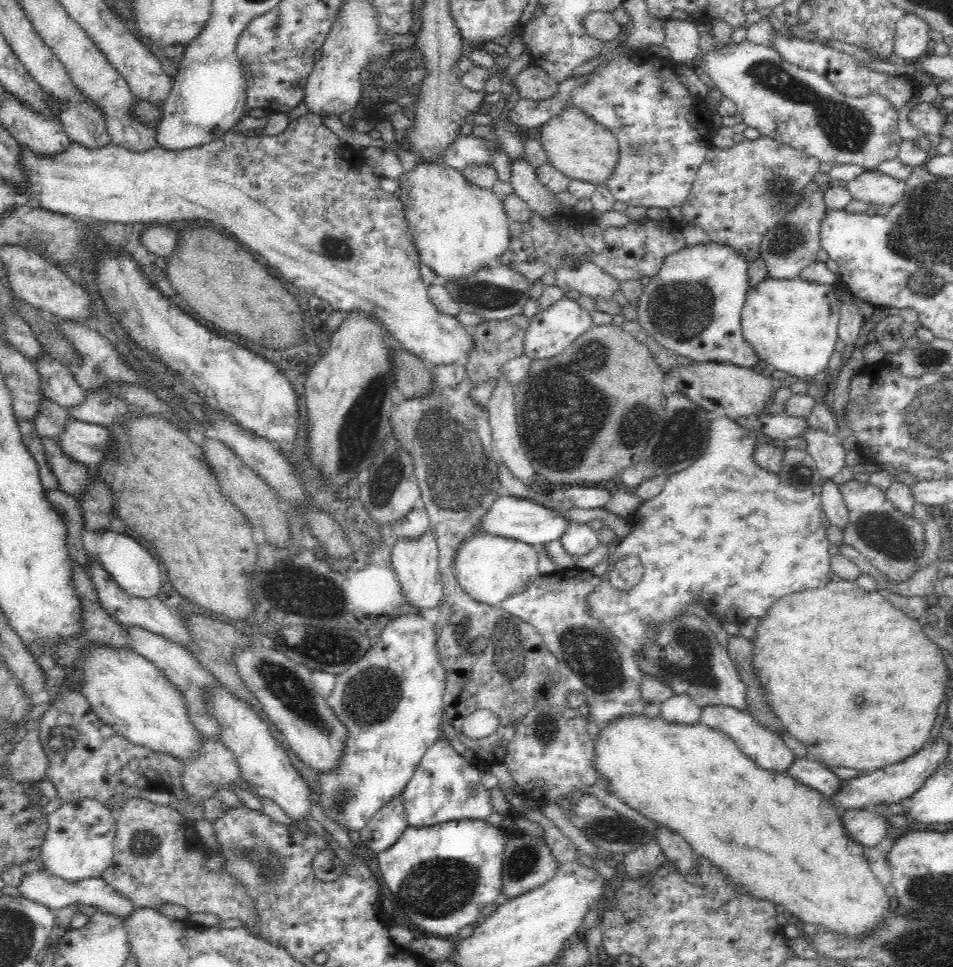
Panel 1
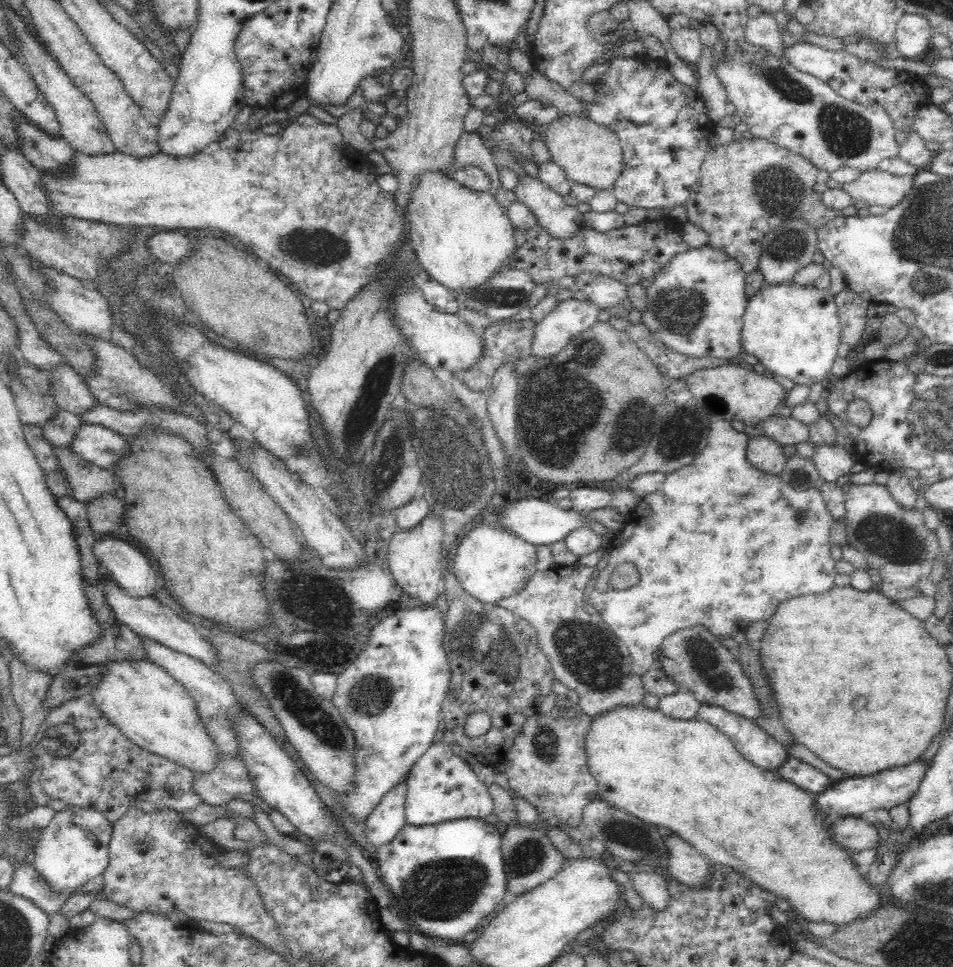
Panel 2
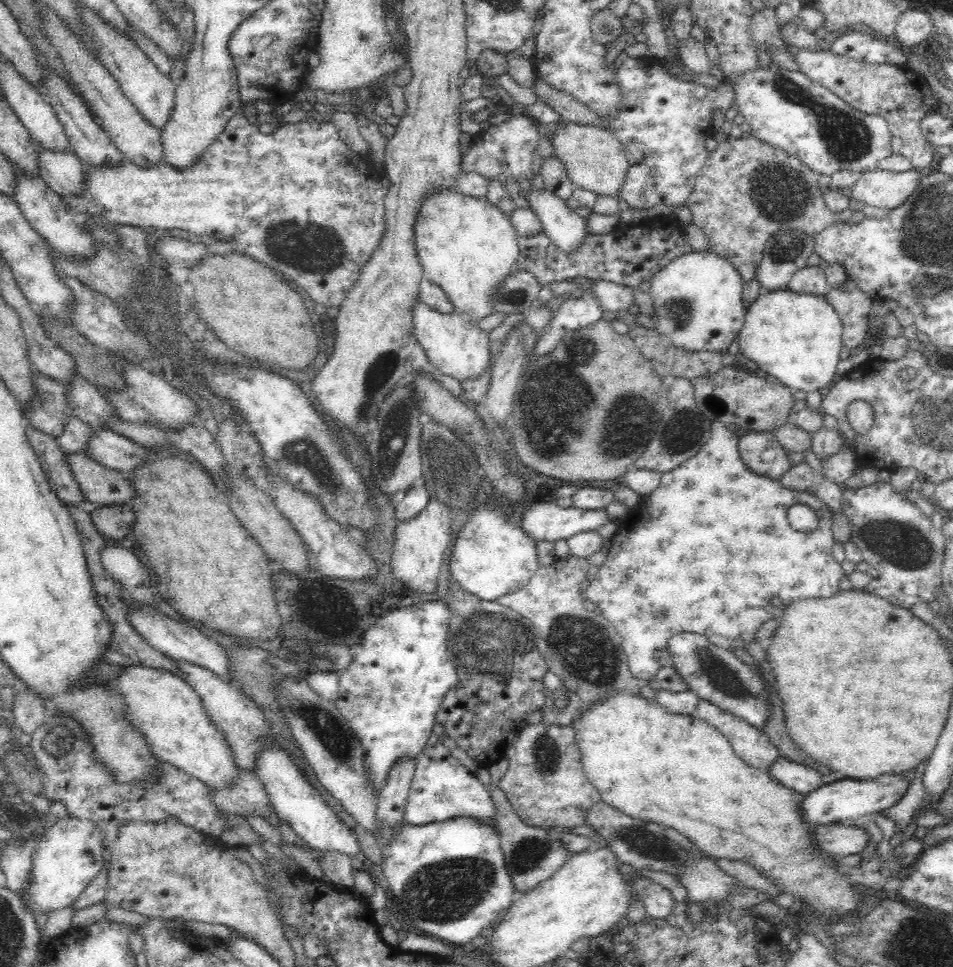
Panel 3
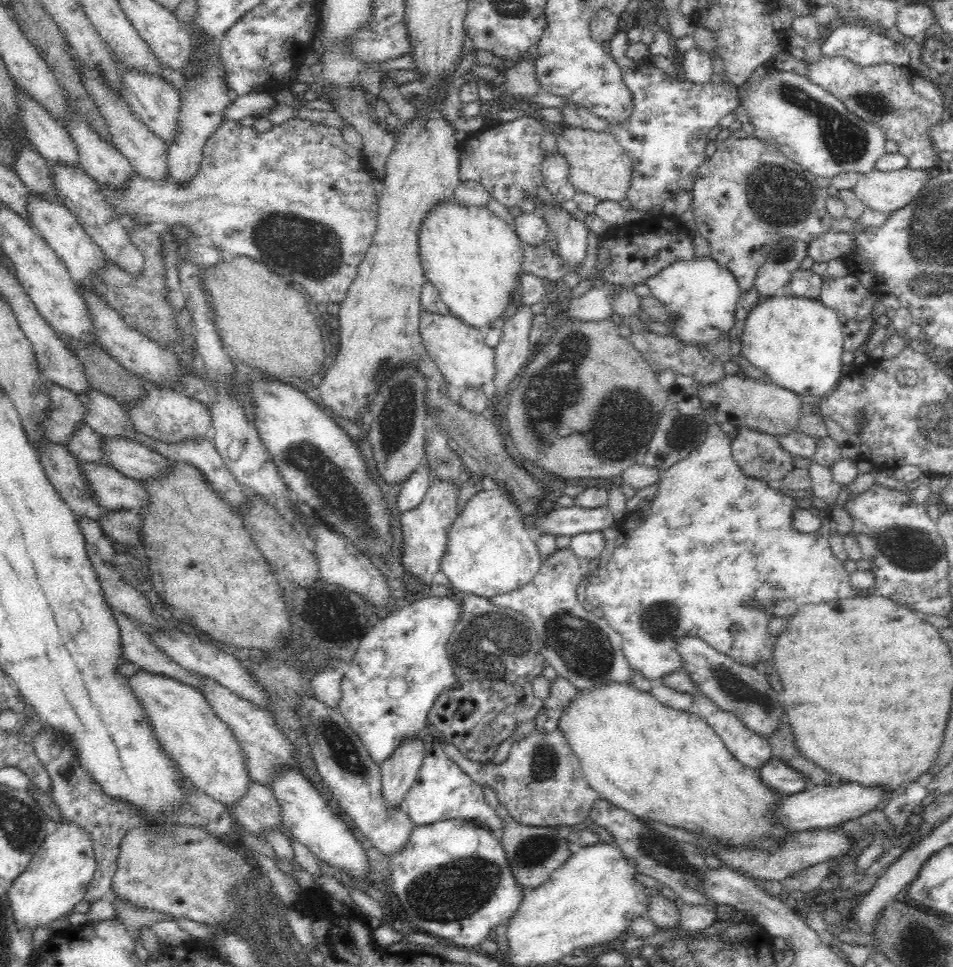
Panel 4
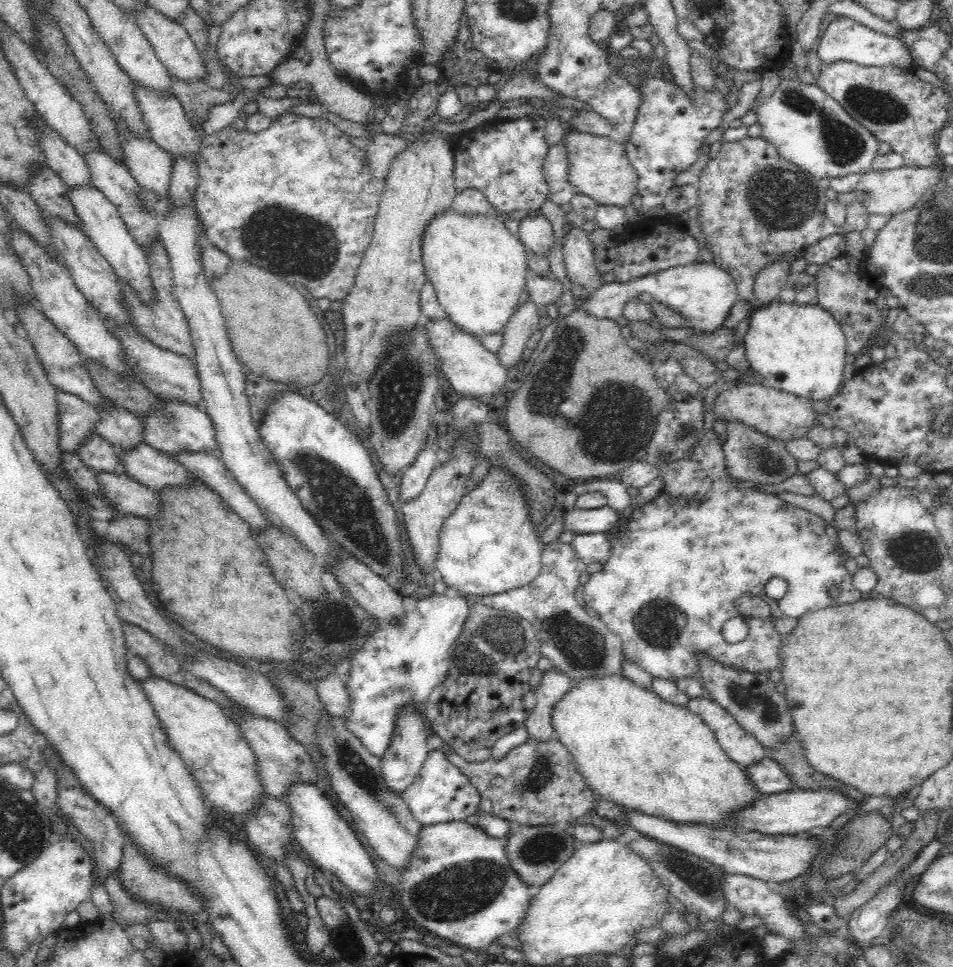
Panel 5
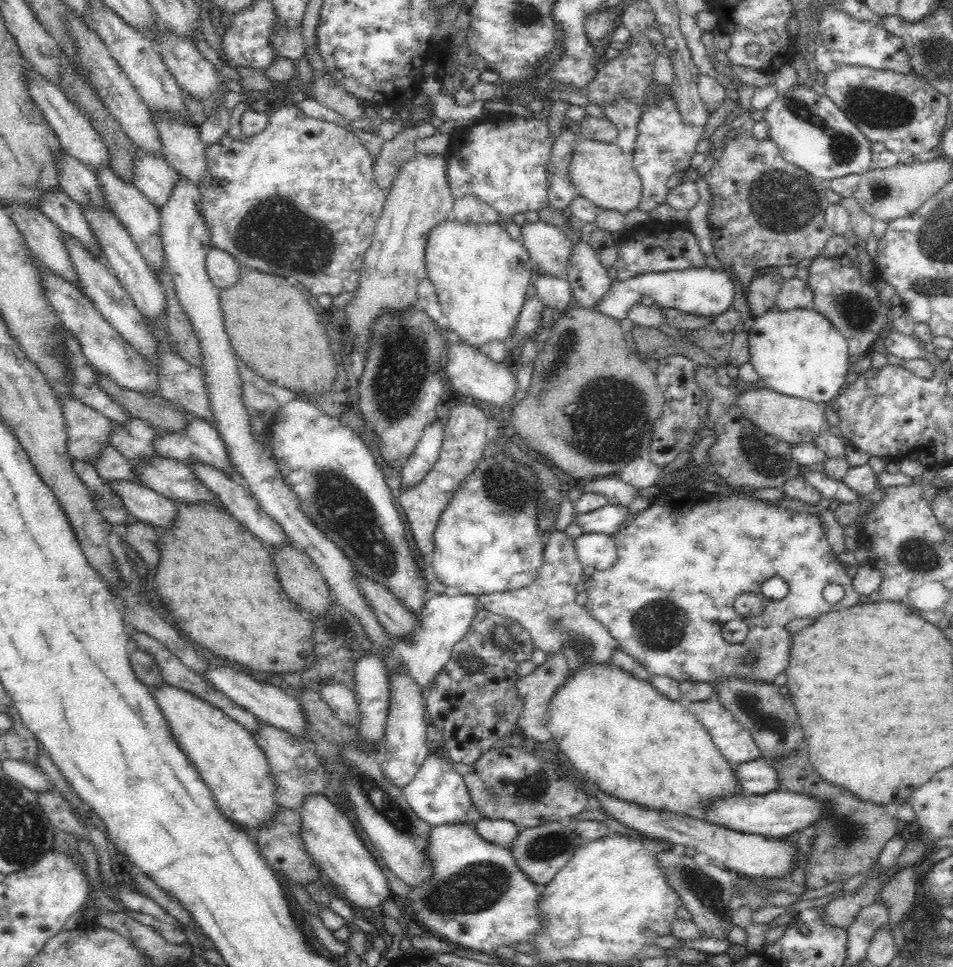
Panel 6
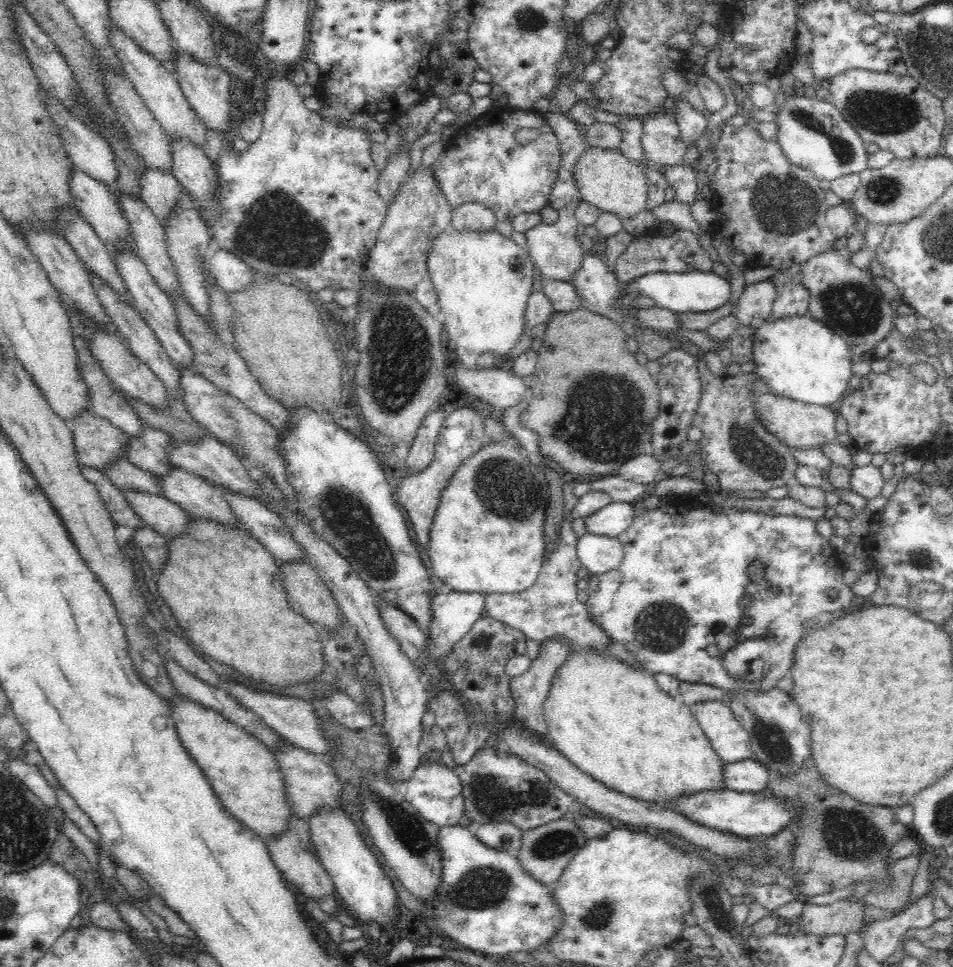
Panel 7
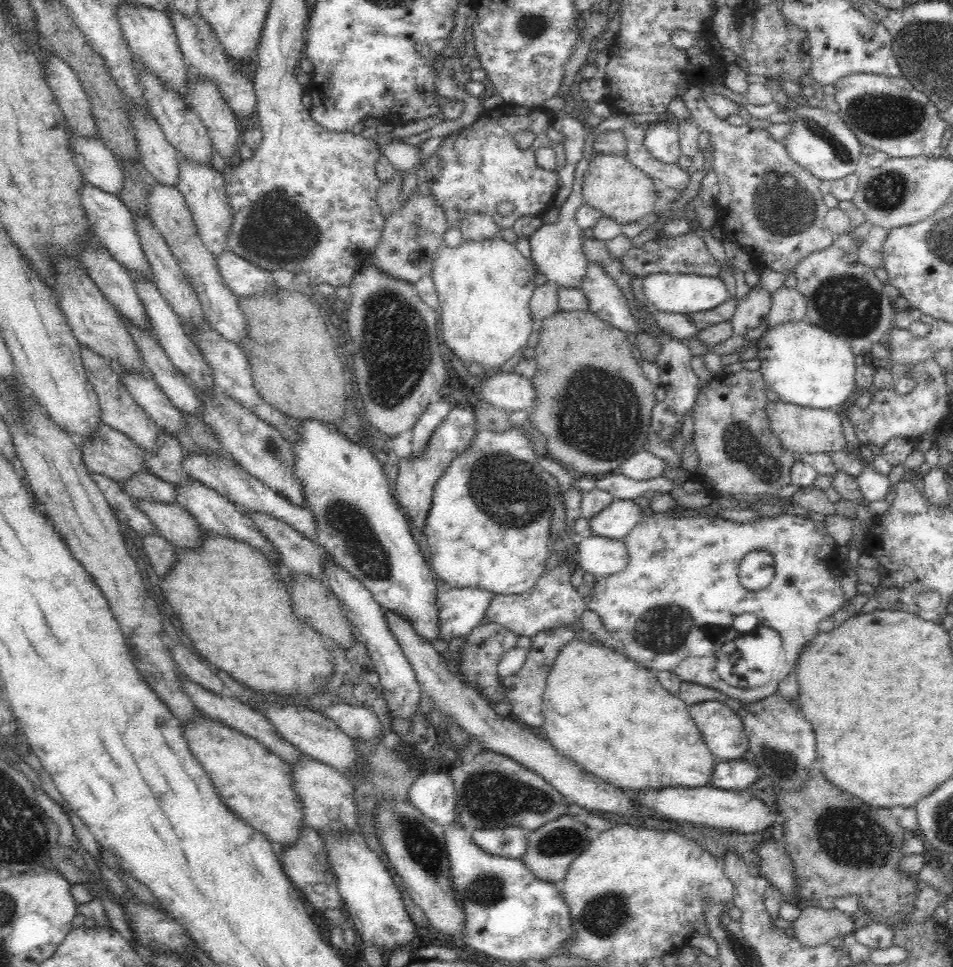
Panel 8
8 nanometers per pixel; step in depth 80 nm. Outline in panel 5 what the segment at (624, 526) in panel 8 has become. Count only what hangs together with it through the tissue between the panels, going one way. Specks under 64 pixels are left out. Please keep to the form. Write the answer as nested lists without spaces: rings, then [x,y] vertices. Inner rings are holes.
[[[608,505],[592,510],[573,507],[566,510],[563,525],[566,530],[580,534],[608,533],[614,530],[620,517],[621,513]]]

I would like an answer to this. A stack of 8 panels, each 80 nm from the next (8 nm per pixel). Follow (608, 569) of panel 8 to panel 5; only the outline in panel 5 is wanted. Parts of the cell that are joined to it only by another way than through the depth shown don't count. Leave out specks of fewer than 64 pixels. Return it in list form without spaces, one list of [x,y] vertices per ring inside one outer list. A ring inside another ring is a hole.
[[[608,533],[580,534],[572,540],[576,557],[580,558],[586,565],[601,563],[602,567],[608,564],[613,543]]]

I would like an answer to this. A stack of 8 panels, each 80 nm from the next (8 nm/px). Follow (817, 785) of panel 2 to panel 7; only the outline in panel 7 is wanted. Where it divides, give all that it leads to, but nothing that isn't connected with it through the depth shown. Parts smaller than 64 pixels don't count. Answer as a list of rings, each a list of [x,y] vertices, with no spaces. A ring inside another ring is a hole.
[[[753,758],[723,763],[722,783],[724,788],[736,792],[759,793],[768,782],[768,769]]]

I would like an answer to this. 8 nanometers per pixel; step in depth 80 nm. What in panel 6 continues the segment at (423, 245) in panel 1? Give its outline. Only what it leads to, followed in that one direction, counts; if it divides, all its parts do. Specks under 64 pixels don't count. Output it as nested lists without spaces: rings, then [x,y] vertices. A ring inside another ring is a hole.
[[[449,218],[432,229],[426,245],[427,277],[435,286],[442,314],[448,319],[448,330],[459,342],[477,349],[492,341],[507,343],[515,333],[518,315],[527,299],[526,289],[536,276],[536,267],[527,248],[521,240],[513,240],[499,223],[459,224]]]

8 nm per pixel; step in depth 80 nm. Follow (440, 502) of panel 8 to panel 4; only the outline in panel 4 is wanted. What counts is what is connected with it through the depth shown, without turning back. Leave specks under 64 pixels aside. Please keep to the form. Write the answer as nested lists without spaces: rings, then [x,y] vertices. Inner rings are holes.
[[[495,482],[490,490],[474,487],[471,498],[448,528],[448,542],[440,561],[440,571],[450,580],[450,589],[492,599],[531,582],[542,558],[528,530],[524,515],[505,486]]]

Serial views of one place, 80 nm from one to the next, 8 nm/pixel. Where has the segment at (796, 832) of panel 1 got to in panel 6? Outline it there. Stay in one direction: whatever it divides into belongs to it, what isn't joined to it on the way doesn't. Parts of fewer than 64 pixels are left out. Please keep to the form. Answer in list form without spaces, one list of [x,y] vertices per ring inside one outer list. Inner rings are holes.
[[[612,662],[584,664],[574,672],[569,670],[568,678],[557,688],[547,710],[547,727],[556,750],[564,752],[571,766],[589,782],[620,800],[697,816],[709,799],[745,794],[732,773],[733,765],[716,749],[708,731],[688,712],[683,701],[668,699],[650,681],[636,678]]]

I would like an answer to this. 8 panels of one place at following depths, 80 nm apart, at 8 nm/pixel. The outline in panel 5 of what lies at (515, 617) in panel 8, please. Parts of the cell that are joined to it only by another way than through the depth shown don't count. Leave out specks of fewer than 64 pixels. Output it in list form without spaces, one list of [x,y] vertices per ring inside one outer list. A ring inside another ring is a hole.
[[[556,538],[556,540],[552,540],[552,542],[543,546],[541,572],[531,584],[501,594],[476,599],[480,604],[494,610],[516,613],[521,618],[528,620],[535,631],[537,642],[540,643],[541,654],[550,658],[553,664],[563,670],[573,680],[573,684],[578,684],[582,678],[588,678],[588,676],[600,678],[604,674],[621,674],[620,670],[622,670],[622,667],[620,667],[623,656],[622,640],[616,634],[610,632],[604,622],[596,615],[576,602],[575,590],[580,585],[580,576],[583,572],[587,572],[587,565],[576,557],[574,547]]]

